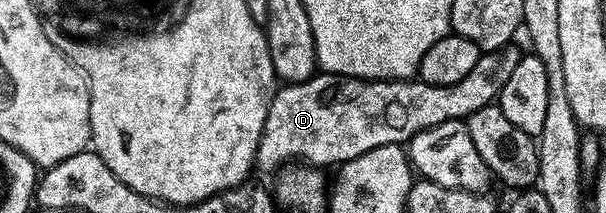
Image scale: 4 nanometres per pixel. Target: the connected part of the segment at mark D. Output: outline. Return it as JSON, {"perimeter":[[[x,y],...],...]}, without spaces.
{"perimeter":[[[517,45],[500,47],[494,51],[487,51],[481,54],[479,61],[475,61],[475,65],[471,68],[471,73],[467,73],[467,77],[463,77],[463,81],[455,81],[455,85],[427,85],[412,79],[356,79],[353,75],[327,75],[324,73],[315,73],[307,81],[302,83],[286,83],[278,86],[276,93],[271,101],[271,109],[267,109],[267,121],[263,121],[263,133],[259,137],[259,149],[257,150],[257,158],[255,160],[256,170],[270,171],[276,173],[286,166],[290,161],[300,161],[302,164],[315,167],[318,169],[326,169],[325,167],[336,168],[342,163],[349,163],[353,159],[363,157],[363,153],[374,151],[380,147],[396,147],[398,145],[408,144],[410,139],[417,136],[423,129],[431,129],[443,125],[449,119],[464,121],[468,119],[471,113],[476,113],[478,109],[483,109],[487,105],[497,103],[503,85],[507,85],[508,79],[511,78],[511,72],[515,70],[515,65],[519,65],[523,51],[517,48]]]}

